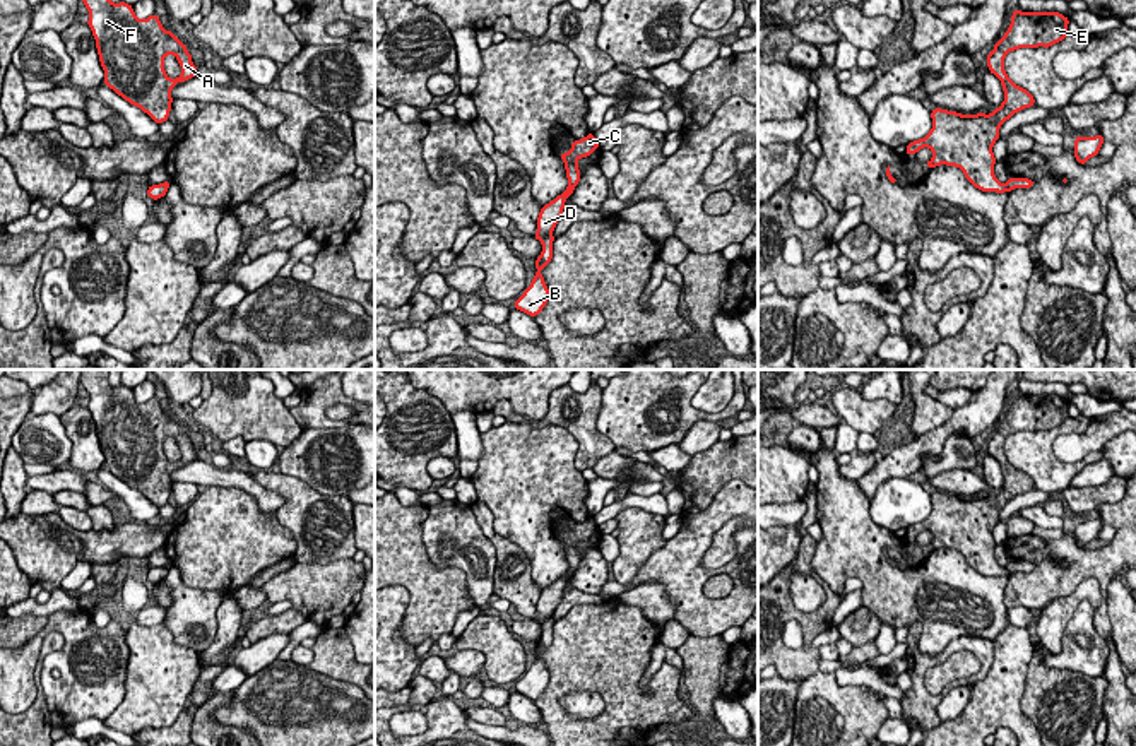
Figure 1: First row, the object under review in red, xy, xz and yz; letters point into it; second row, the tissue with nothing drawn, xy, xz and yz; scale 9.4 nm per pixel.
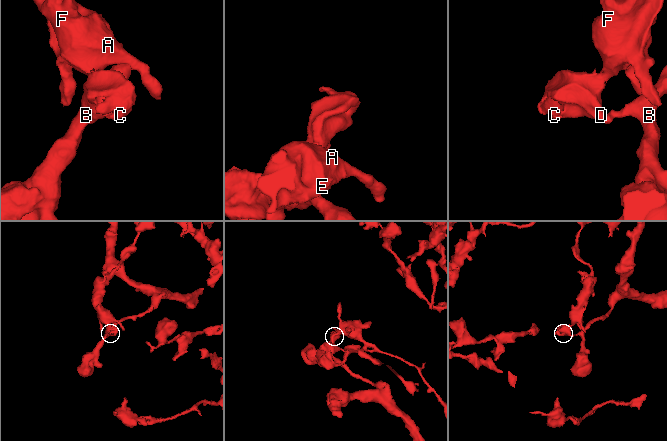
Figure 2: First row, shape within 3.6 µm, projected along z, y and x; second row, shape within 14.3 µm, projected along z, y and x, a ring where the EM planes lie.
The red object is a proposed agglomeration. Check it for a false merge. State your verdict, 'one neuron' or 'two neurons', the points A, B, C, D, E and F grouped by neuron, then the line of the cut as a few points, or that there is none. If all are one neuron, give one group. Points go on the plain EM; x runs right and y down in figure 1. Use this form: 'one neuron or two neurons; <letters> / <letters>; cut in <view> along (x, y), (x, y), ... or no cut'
two neurons; A C D E F / B; cut in xz along (551, 616), (541, 625)

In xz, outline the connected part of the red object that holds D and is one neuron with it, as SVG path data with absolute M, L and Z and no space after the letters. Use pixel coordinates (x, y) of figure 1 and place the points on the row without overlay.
M587 517L585 522L573 524L571 532L565 537L559 537L559 541L565 546L566 561L568 561L568 571L558 578L554 583L541 590L539 601L537 601L537 614L534 618L535 623L541 626L553 618L553 613L556 611L558 604L563 599L565 585L573 577L575 570L580 565L580 553L577 544L582 541L589 541L595 532L599 532L599 525L595 524L594 517Z

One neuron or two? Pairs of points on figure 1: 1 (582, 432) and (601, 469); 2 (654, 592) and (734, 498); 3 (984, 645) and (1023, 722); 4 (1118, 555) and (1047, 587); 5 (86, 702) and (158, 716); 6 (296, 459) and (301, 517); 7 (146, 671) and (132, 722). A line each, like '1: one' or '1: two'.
1: two
2: two
3: two
4: one
5: two
6: two
7: one

